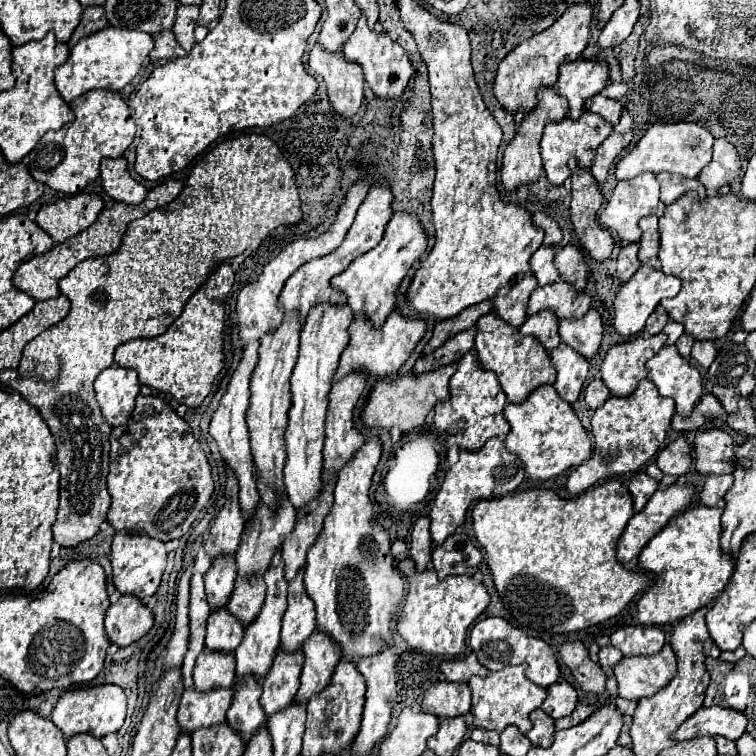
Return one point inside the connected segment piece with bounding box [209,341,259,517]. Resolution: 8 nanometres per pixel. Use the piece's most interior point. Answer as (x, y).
(228, 427)

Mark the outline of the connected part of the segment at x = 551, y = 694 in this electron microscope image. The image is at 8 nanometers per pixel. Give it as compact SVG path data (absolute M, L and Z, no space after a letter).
M561 681L561 683L553 683L553 685L547 687L547 699L543 701L541 709L549 717L559 719L559 717L571 715L575 705L577 705L575 689L567 681Z

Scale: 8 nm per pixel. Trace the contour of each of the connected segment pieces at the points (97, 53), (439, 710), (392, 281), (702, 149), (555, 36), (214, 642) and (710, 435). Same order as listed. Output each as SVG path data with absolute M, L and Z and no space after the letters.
M105 27L99 33L83 37L75 47L71 47L69 59L55 69L55 87L67 103L91 89L119 91L137 75L151 49L153 37L149 33Z
M435 683L427 689L421 709L437 717L457 717L471 709L471 689L467 683Z
M397 211L387 223L385 235L375 245L375 249L353 259L343 273L335 275L331 285L347 293L347 303L351 305L353 313L365 313L373 321L373 325L379 327L387 319L387 315L395 309L397 287L401 285L411 265L417 261L417 257L425 249L427 249L427 235L425 235L425 229L421 227L419 217L407 211Z
M655 123L637 141L633 151L627 151L619 159L619 163L615 165L615 175L619 181L631 179L643 171L651 171L655 175L661 171L671 171L683 177L697 177L699 171L711 161L713 141L713 135L697 123Z
M575 3L549 29L517 45L505 57L503 65L499 65L499 73L495 79L495 97L499 99L501 107L511 113L517 113L517 109L529 113L535 107L539 87L553 87L557 83L561 63L581 57L591 37L591 21L593 21L593 5Z
M227 607L217 609L207 617L207 637L205 645L211 651L235 651L243 639L243 623L227 611Z
M711 429L695 435L695 469L701 475L723 475L733 469L733 439L721 429Z

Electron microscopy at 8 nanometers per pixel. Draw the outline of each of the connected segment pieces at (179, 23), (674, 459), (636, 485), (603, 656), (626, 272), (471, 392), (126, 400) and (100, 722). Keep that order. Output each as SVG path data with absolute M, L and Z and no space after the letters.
M179 5L177 7L177 17L175 17L175 25L173 25L173 33L177 37L177 43L189 53L191 47L195 45L193 41L193 31L195 31L195 21L199 15L199 7L195 5Z
M679 437L661 449L655 463L667 475L685 475L691 469L691 447L685 437Z
M639 471L639 473L633 475L633 479L629 483L629 493L633 497L635 513L639 513L645 507L645 503L657 491L657 487L659 487L659 483L655 479L651 479L645 471Z
M607 645L607 647L601 647L599 649L599 665L603 667L603 669L613 669L613 665L615 665L615 661L619 661L623 655L619 653L619 649L615 649L613 645Z
M629 243L619 251L617 257L617 277L621 281L629 281L629 277L641 267L639 259L637 259L637 251L639 251L639 243Z
M471 349L463 355L457 371L451 377L449 401L439 401L435 405L435 429L447 437L447 447L459 445L463 449L477 451L491 437L503 439L509 433L509 423L503 417L505 401L507 401L507 397L495 377L495 373L483 369L477 359L475 349Z
M113 365L101 371L95 379L95 395L103 417L111 427L127 425L134 408L135 397L139 395L139 381L133 369Z
M99 685L99 687L83 687L75 691L67 691L55 705L51 713L51 721L63 731L65 737L73 737L79 733L89 733L93 737L105 737L107 733L115 733L121 729L125 721L127 701L125 693L117 685Z

